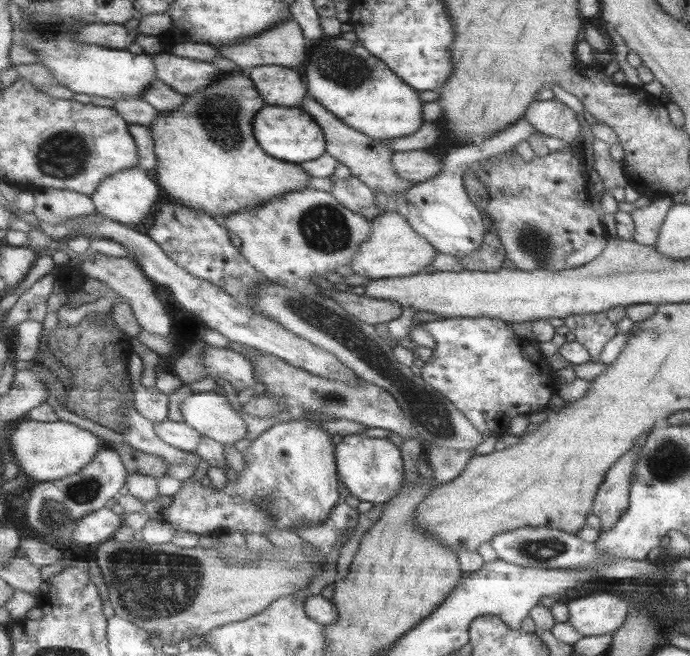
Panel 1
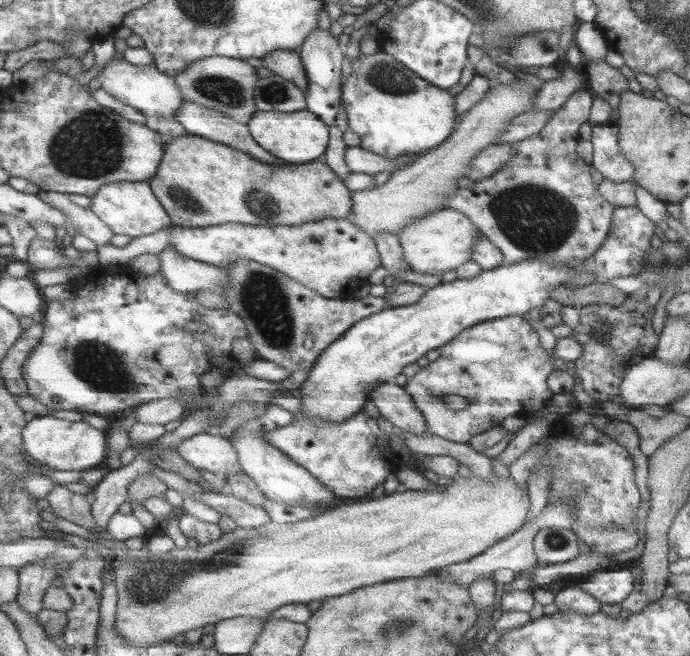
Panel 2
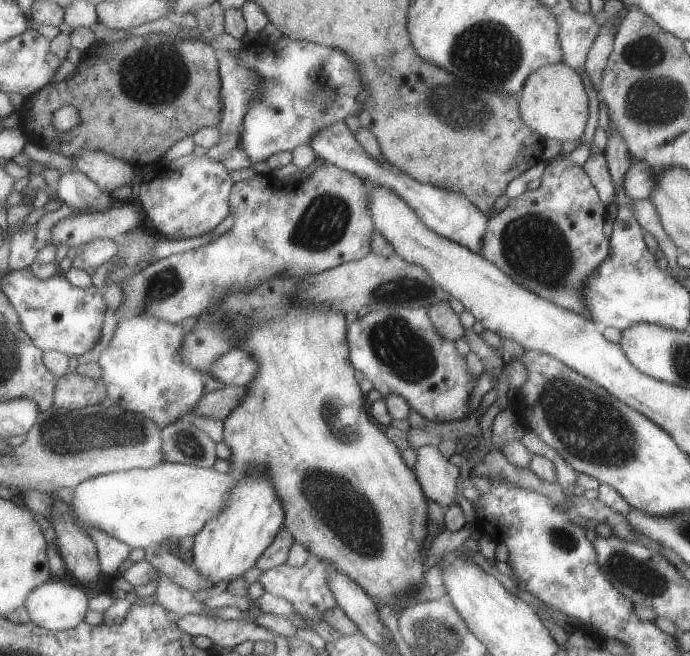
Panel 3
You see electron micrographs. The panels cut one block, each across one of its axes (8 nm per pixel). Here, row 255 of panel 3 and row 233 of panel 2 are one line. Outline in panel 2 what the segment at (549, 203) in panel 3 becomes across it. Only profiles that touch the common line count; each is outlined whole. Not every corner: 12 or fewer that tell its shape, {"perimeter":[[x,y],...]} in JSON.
{"perimeter":[[593,93],[445,209],[506,264],[581,265],[613,206],[575,152]]}

